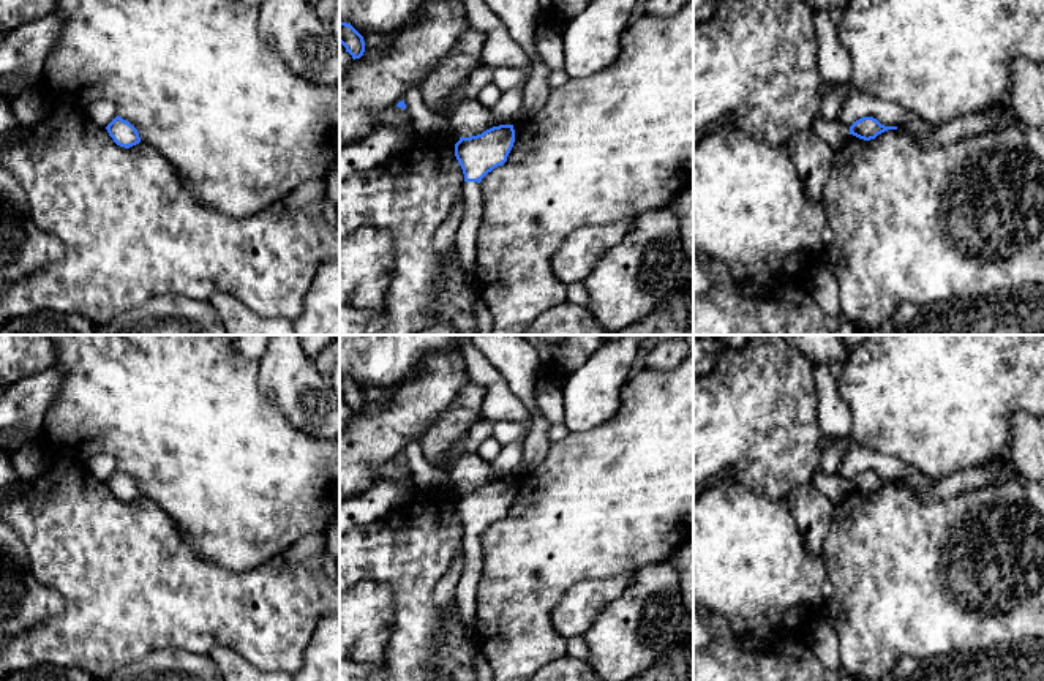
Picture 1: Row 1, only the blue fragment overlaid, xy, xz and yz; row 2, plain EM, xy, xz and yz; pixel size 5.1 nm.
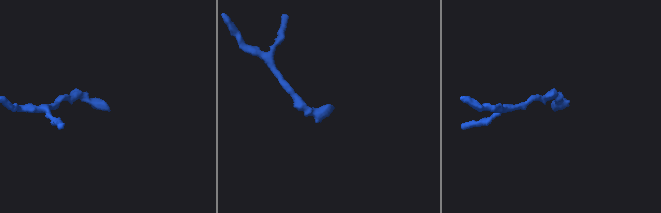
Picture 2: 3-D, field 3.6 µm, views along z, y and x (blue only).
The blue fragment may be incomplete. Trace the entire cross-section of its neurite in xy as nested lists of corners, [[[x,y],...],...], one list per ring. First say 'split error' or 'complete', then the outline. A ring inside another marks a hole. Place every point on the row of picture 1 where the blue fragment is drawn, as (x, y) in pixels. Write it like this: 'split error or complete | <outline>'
complete | [[[118,115],[106,126],[106,130],[120,147],[130,149],[141,142],[137,130]]]

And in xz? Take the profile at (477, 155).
split error | [[[499,125],[477,136],[460,137],[455,144],[455,156],[464,174],[461,196],[464,213],[455,248],[466,275],[475,275],[477,270],[477,231],[483,209],[480,182],[488,172],[507,161],[513,142],[513,125]]]

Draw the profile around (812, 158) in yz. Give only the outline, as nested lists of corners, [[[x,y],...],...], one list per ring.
[[[812,130],[796,133],[785,145],[810,201],[821,201],[836,152]]]

